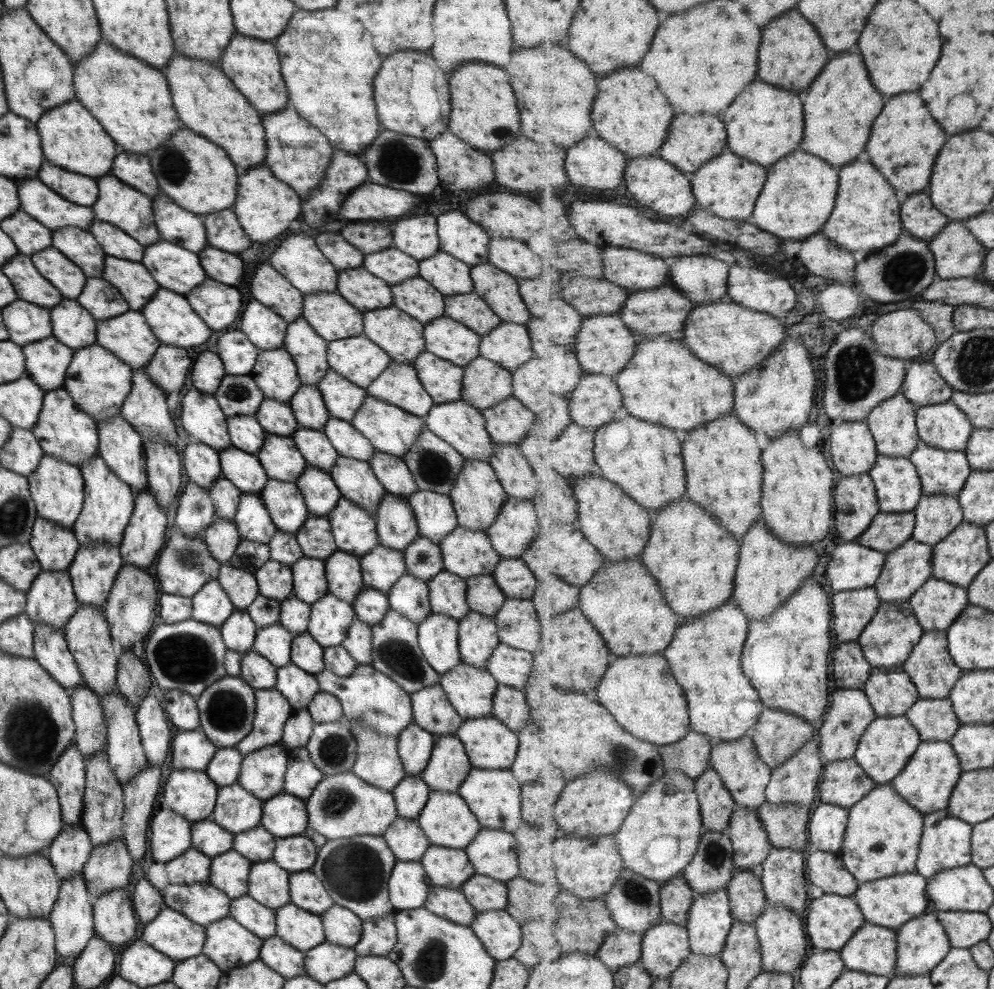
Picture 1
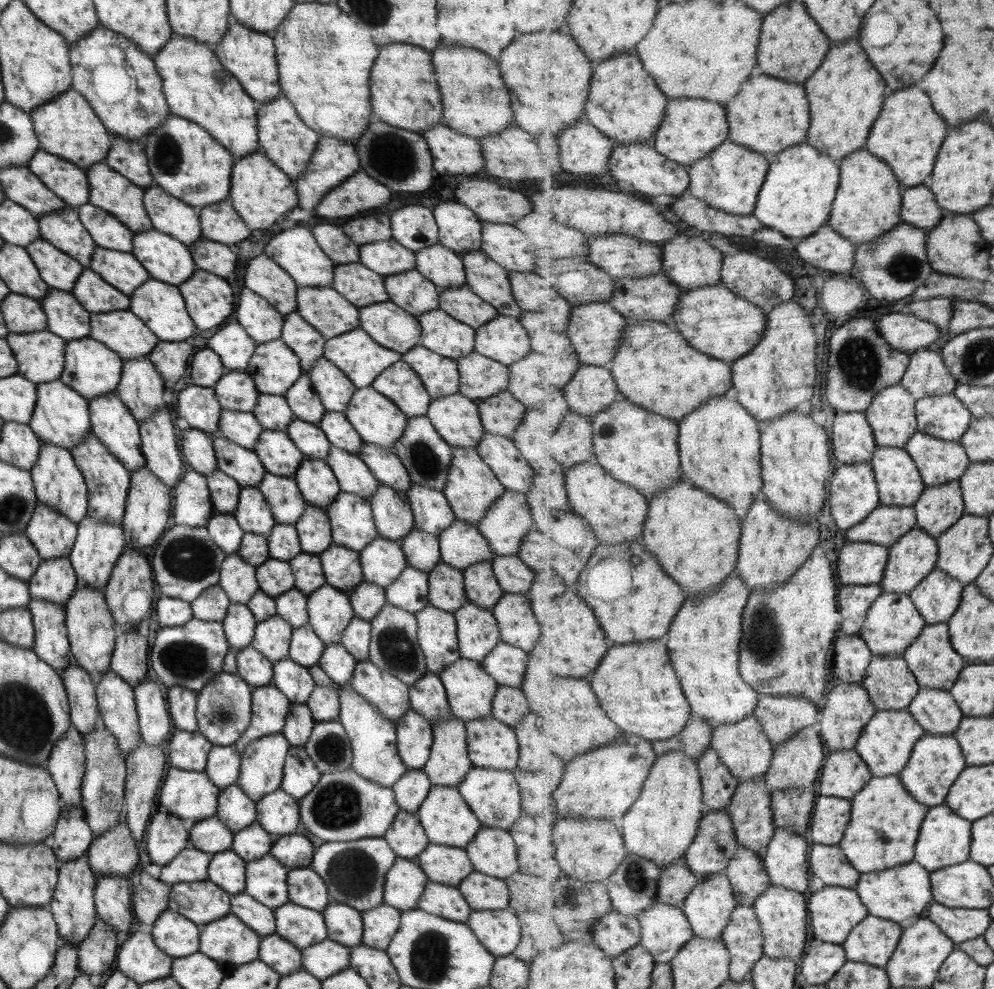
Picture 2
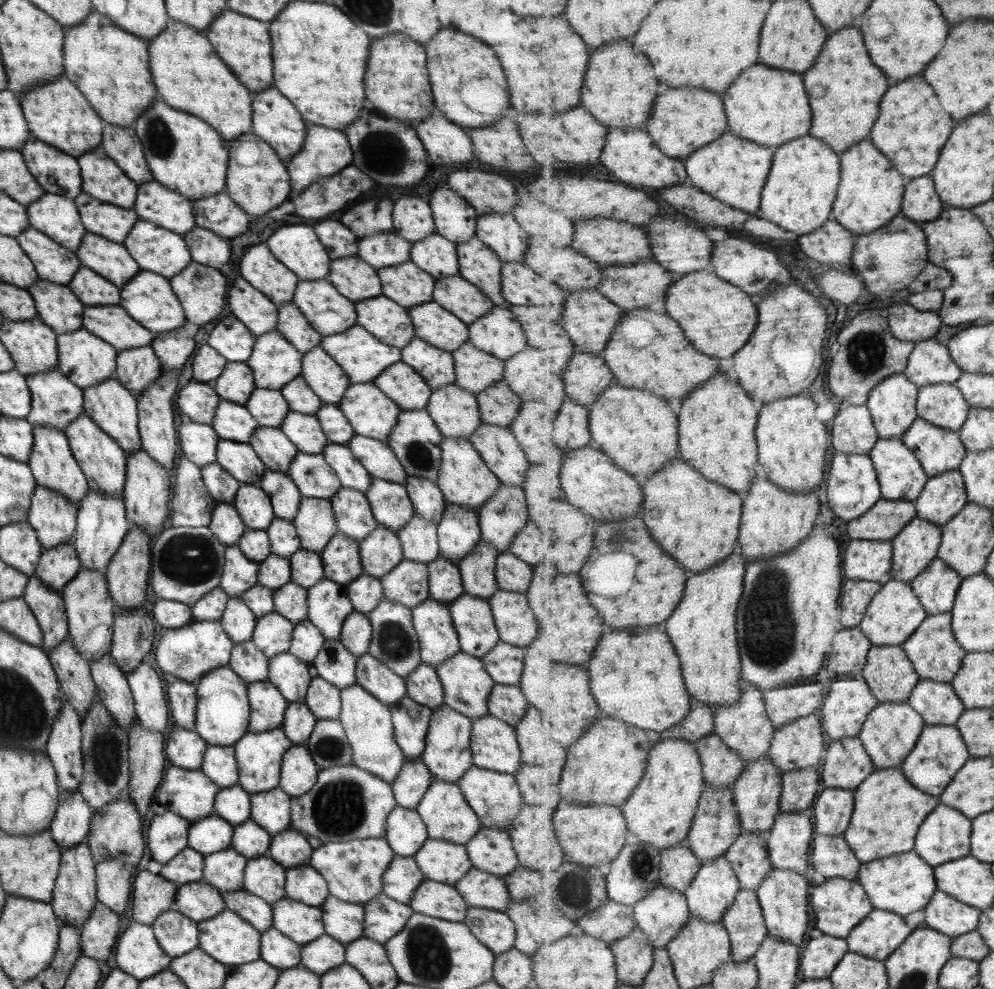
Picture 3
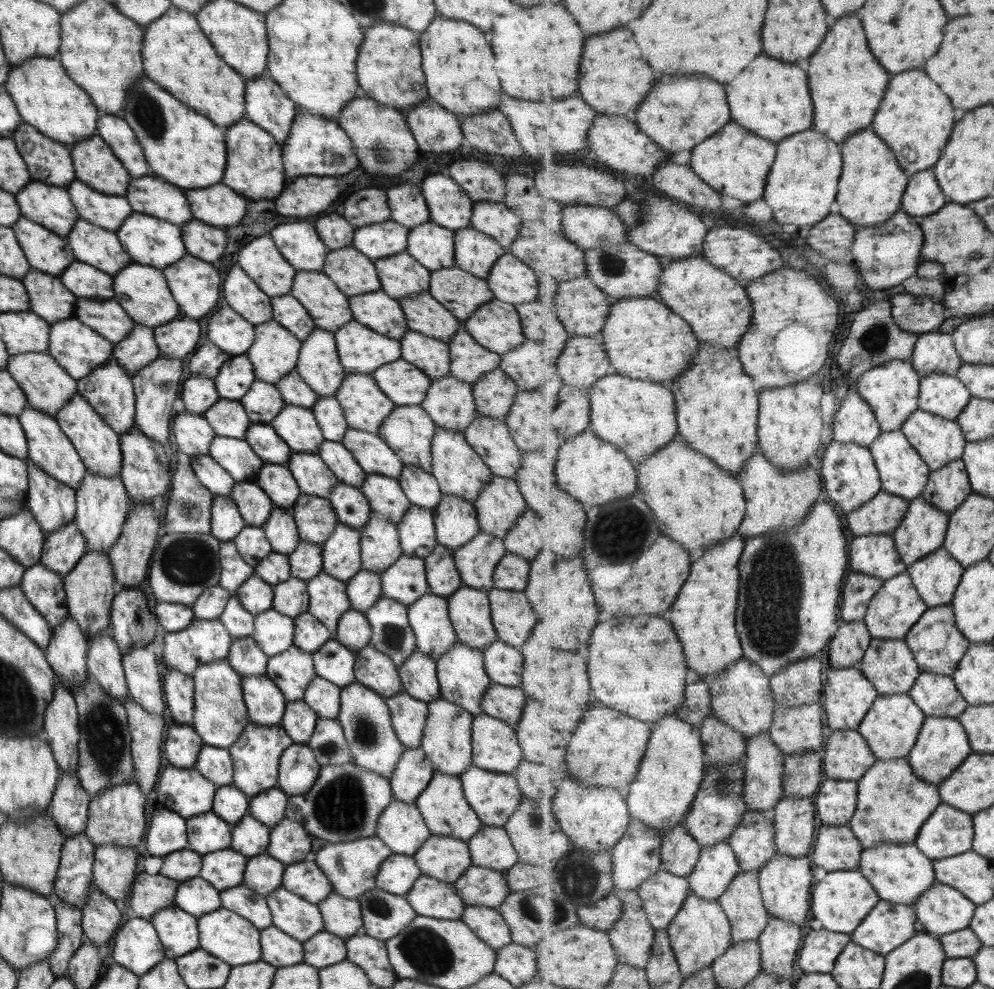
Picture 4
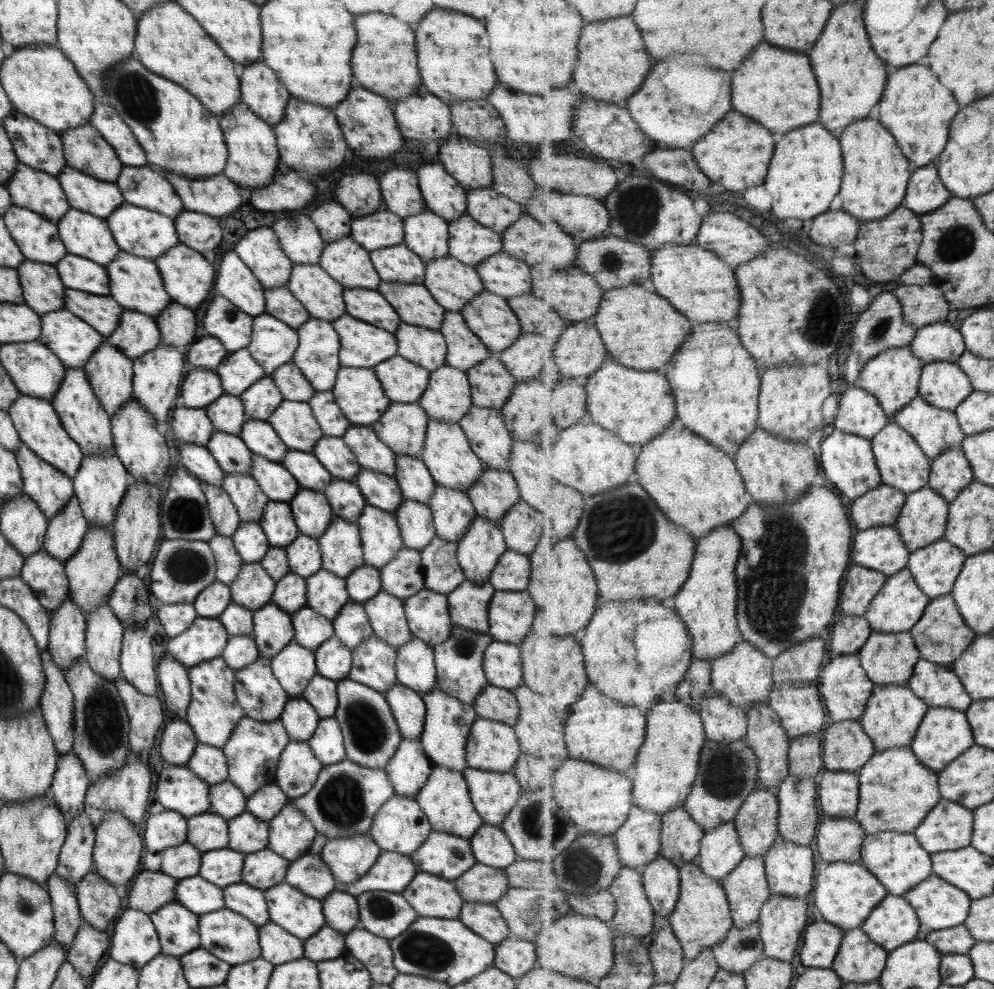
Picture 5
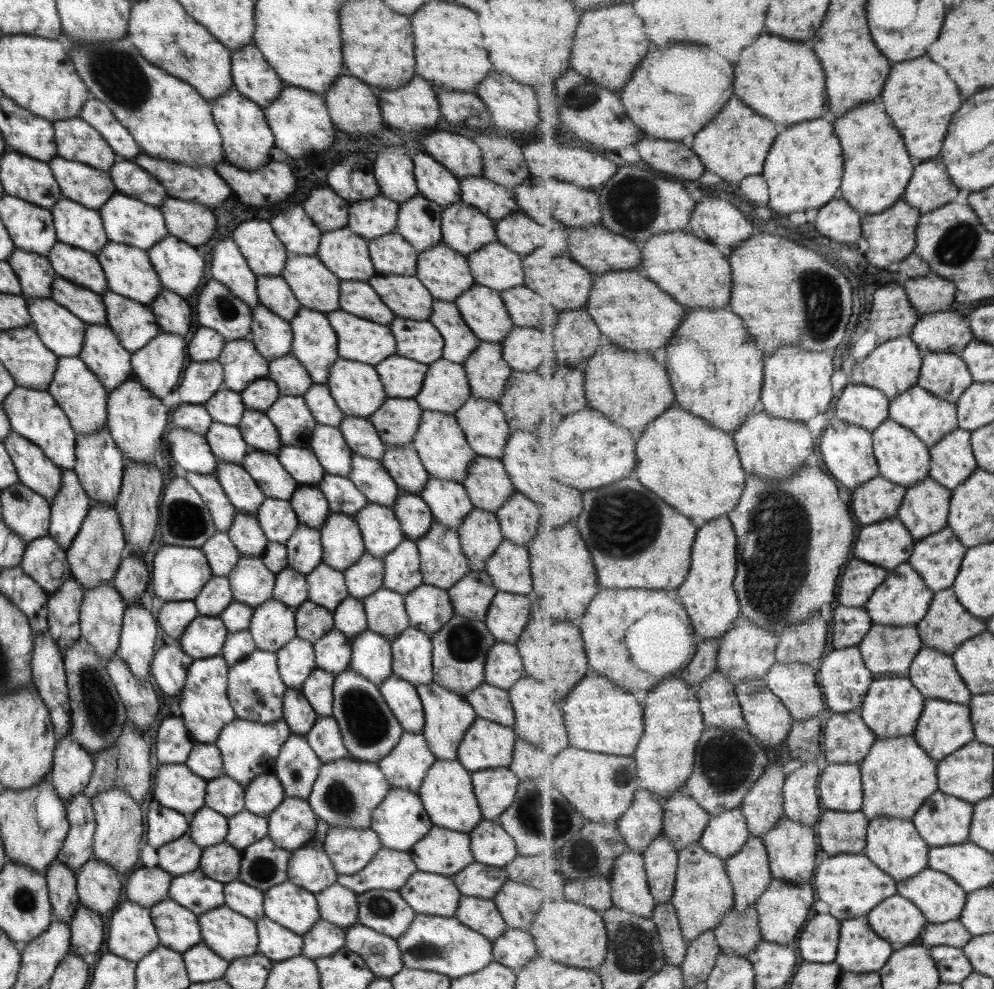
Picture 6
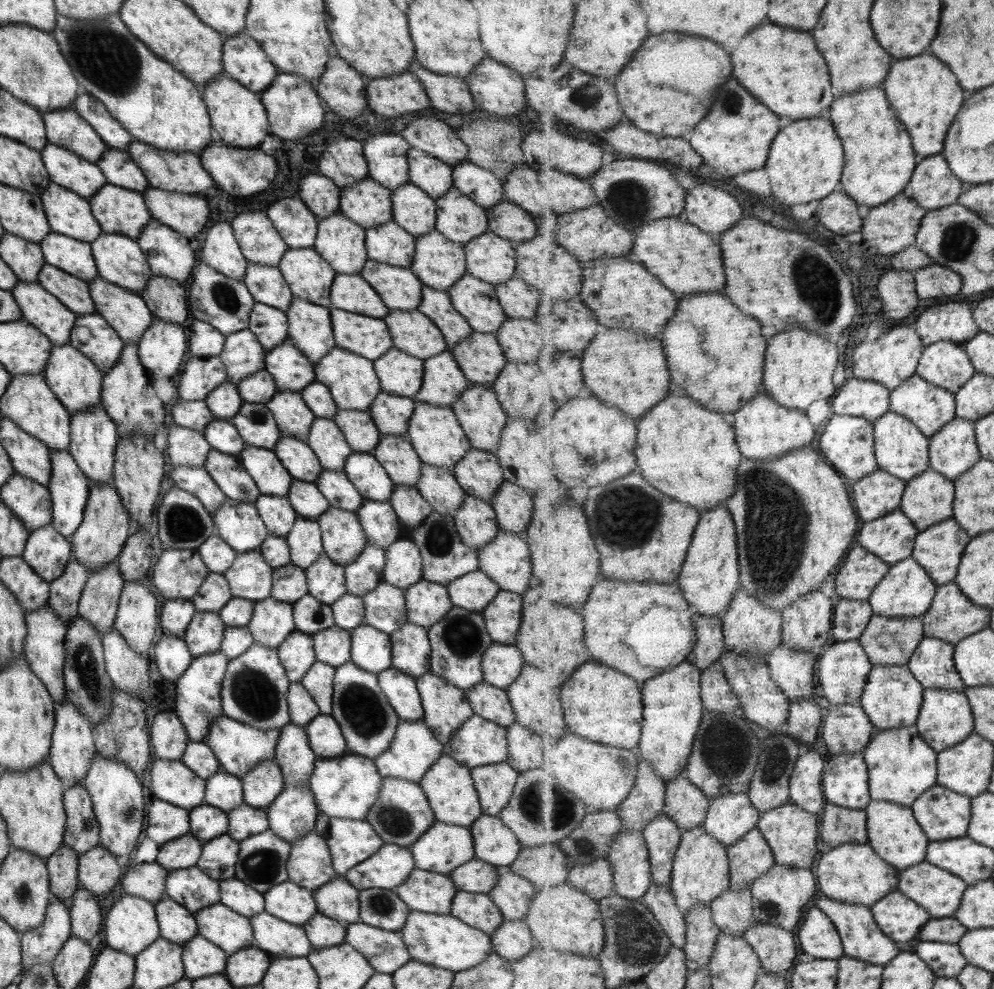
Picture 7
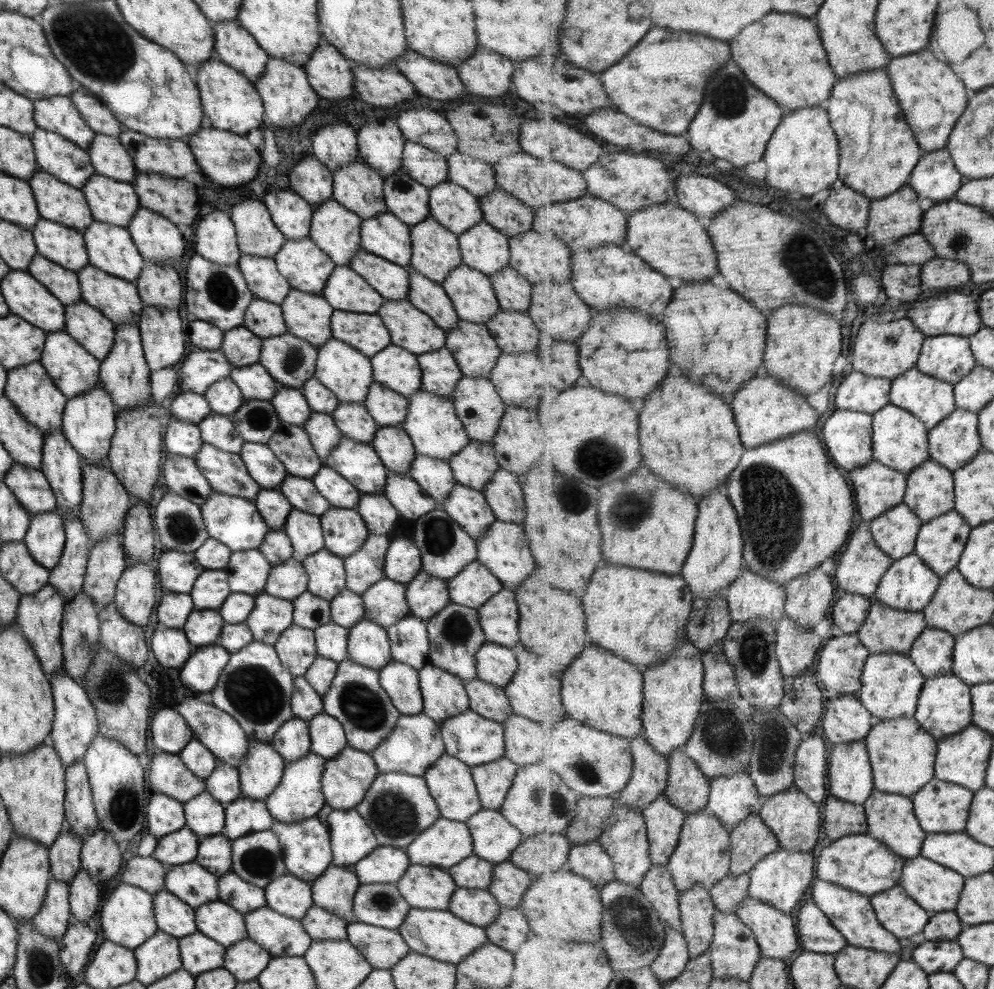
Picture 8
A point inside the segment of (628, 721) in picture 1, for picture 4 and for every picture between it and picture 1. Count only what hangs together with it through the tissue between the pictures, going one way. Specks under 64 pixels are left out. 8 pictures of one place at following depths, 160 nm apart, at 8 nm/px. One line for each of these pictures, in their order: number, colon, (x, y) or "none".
2: (637, 687)
3: (637, 676)
4: (629, 672)

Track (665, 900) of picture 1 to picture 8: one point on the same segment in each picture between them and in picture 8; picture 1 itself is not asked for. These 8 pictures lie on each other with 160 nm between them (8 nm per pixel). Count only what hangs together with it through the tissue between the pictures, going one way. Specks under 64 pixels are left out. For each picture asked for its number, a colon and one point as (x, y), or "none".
2: (677, 881)
3: (679, 867)
4: (680, 852)
5: (682, 835)
6: (685, 821)
7: (686, 804)
8: (688, 788)

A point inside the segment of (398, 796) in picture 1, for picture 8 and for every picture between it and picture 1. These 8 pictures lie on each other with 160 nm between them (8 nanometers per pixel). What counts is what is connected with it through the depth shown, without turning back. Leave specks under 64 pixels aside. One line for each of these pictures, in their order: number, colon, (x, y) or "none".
2: (409, 791)
3: (413, 780)
4: (411, 774)
5: (408, 769)
6: (406, 765)
7: (414, 749)
8: (414, 744)

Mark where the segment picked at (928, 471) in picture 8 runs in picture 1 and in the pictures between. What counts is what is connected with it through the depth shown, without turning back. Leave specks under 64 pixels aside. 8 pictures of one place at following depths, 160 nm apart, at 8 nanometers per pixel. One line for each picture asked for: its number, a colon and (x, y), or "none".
1: (911, 565)
2: (911, 560)
3: (915, 547)
4: (924, 529)
5: (924, 519)
6: (926, 508)
7: (929, 498)

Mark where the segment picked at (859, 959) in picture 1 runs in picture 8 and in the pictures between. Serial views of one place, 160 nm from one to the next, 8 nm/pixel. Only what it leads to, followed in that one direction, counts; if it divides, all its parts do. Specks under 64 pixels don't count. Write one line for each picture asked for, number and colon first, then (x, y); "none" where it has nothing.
2: (874, 941)
3: (883, 932)
4: (890, 925)
5: (895, 922)
6: (897, 919)
7: (900, 917)
8: (898, 912)

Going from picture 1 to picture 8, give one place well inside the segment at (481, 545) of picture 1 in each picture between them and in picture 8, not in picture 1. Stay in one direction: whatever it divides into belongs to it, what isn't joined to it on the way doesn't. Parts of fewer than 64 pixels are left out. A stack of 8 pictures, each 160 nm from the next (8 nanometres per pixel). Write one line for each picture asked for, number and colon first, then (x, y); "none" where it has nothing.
2: (460, 545)
3: (457, 532)
4: (455, 522)
5: (452, 511)
6: (448, 502)
7: (438, 487)
8: (434, 476)

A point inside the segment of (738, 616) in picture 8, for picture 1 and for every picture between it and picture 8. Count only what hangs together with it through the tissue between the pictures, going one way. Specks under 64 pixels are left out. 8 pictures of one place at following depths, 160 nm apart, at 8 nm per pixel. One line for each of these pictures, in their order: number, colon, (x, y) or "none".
1: (746, 774)
2: (744, 747)
3: (746, 727)
4: (742, 696)
5: (745, 676)
6: (747, 651)
7: (749, 625)

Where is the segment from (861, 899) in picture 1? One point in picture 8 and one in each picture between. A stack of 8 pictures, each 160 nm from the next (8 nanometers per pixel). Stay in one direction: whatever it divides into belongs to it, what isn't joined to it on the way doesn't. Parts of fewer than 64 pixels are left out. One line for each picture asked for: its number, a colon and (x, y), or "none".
2: (896, 894)
3: (905, 883)
4: (901, 873)
5: (897, 858)
6: (895, 845)
7: (893, 831)
8: (892, 819)

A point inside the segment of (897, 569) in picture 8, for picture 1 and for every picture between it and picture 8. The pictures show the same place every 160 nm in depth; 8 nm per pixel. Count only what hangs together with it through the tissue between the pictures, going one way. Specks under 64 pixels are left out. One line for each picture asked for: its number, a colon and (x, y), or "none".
1: (888, 640)
2: (894, 623)
3: (895, 613)
4: (898, 606)
5: (901, 603)
6: (904, 599)
7: (908, 590)

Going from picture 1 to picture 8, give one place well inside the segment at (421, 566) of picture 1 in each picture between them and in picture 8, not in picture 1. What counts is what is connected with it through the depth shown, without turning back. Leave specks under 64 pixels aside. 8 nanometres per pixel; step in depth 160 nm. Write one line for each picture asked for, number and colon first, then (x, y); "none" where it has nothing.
2: (421, 551)
3: (418, 540)
4: (416, 533)
5: (414, 520)
6: (414, 516)
7: (410, 507)
8: (406, 496)

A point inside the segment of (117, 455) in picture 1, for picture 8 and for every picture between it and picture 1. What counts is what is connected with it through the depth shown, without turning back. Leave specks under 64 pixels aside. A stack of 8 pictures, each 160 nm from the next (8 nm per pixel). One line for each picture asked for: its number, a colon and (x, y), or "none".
2: (110, 422)
3: (108, 404)
4: (108, 390)
5: (109, 373)
6: (101, 353)
7: (91, 336)
8: (91, 330)

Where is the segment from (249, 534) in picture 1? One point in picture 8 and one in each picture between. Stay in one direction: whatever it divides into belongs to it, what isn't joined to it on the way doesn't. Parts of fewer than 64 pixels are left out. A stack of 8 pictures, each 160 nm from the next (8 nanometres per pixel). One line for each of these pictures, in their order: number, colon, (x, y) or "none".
2: (252, 515)
3: (253, 506)
4: (254, 506)
5: (243, 492)
6: (242, 491)
7: (232, 479)
8: (226, 473)

